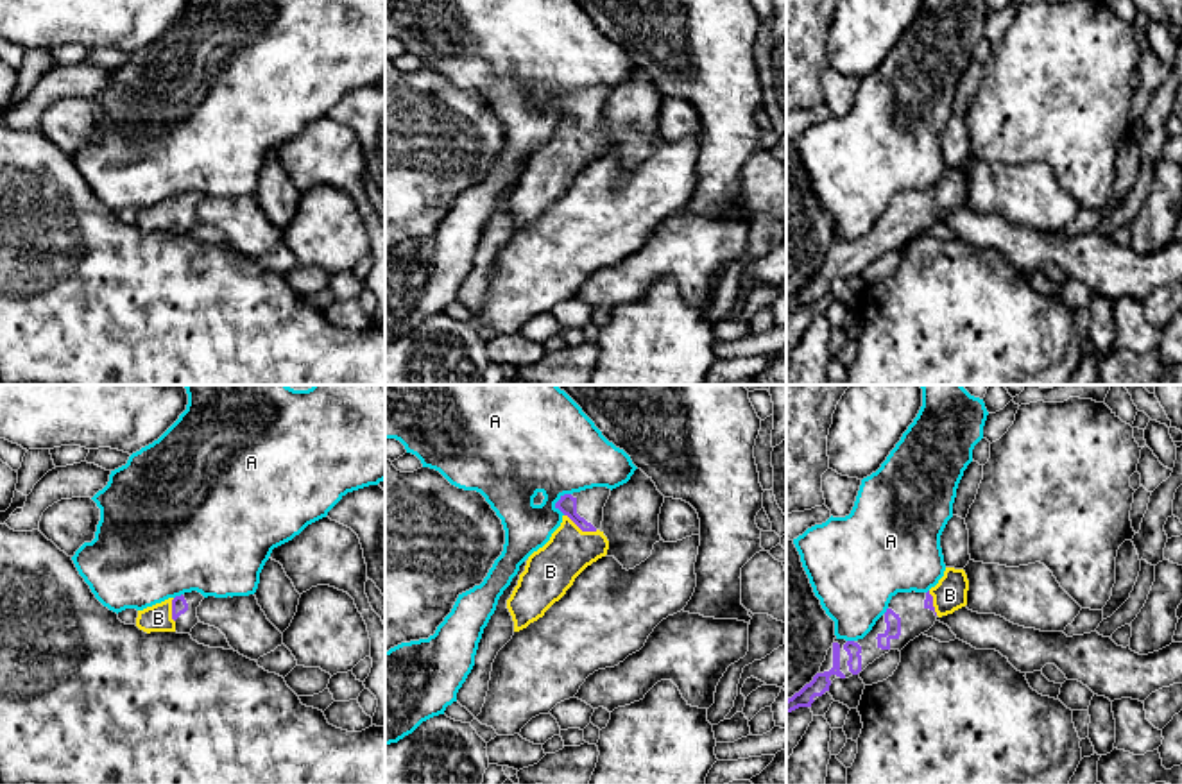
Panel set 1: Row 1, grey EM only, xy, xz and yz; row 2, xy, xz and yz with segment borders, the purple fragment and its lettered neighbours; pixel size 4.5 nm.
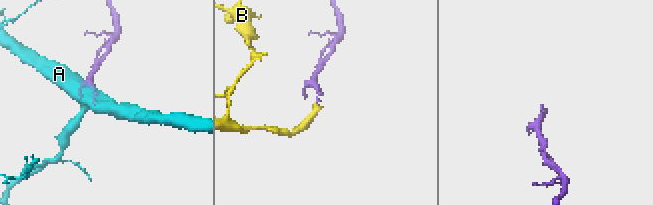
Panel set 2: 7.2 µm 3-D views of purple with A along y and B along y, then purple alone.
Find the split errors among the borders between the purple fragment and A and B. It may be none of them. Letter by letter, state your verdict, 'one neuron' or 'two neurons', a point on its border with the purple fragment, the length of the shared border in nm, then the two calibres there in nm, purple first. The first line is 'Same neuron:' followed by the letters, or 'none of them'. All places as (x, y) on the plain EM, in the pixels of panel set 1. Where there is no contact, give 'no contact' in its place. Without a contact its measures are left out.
Same neuron: B
A: two neurons; contact xz (557, 101); length 110 nm; calibres 80 and 420 nm
B: one neuron; contact xz (581, 127); length 170 nm; calibres 80 and 220 nm

